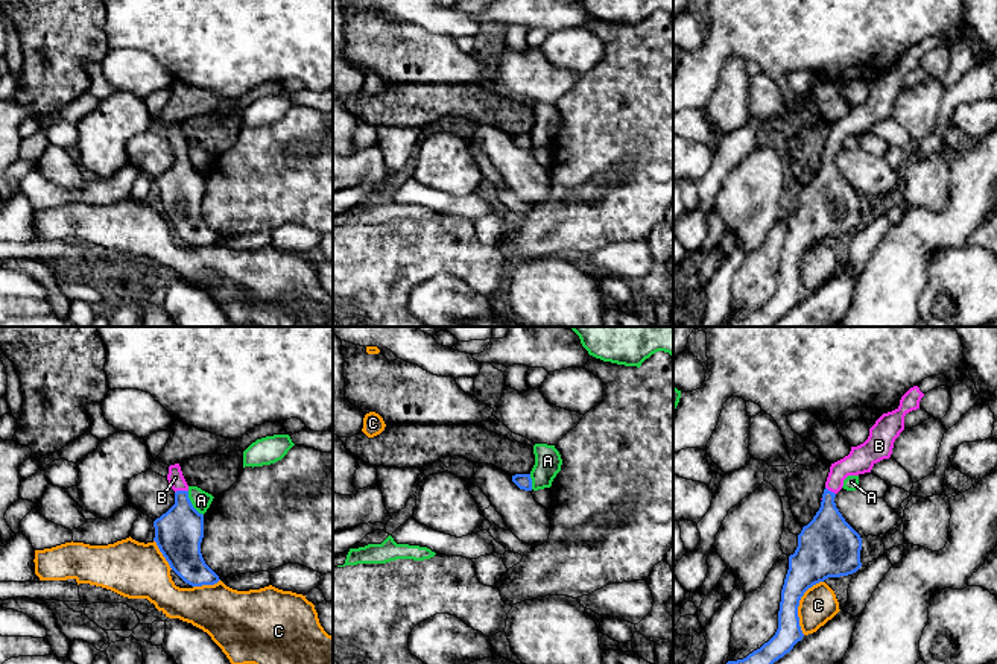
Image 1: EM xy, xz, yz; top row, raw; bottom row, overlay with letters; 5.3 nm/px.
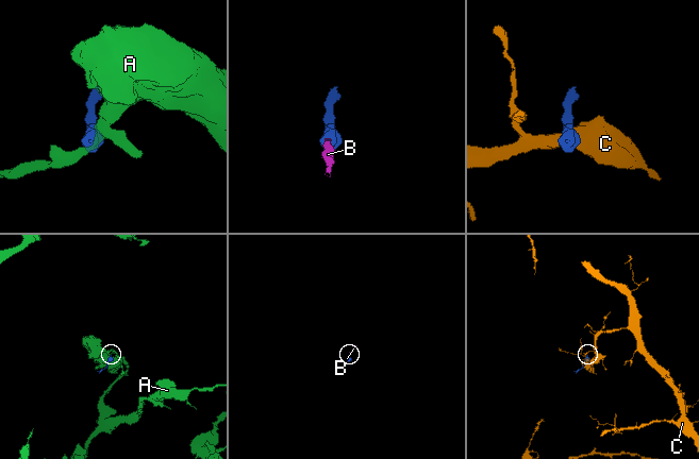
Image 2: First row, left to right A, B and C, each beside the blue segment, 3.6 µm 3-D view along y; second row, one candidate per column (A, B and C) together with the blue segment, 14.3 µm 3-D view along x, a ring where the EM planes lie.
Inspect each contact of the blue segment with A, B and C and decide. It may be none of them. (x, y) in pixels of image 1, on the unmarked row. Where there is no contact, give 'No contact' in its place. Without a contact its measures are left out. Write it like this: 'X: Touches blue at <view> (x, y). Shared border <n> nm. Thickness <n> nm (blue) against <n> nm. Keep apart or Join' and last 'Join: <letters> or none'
A: Touches blue at xy (190, 163). Shared border 160 nm. Thickness 260 nm (blue) against 110 nm. Keep apart
B: Touches blue at xy (181, 151). Shared border 70 nm. Thickness 260 nm (blue) against 90 nm. Join
C: Touches blue at yz (798, 265). Shared border 300 nm. Thickness 220 nm (blue) against 200 nm. Keep apart
Join: B

